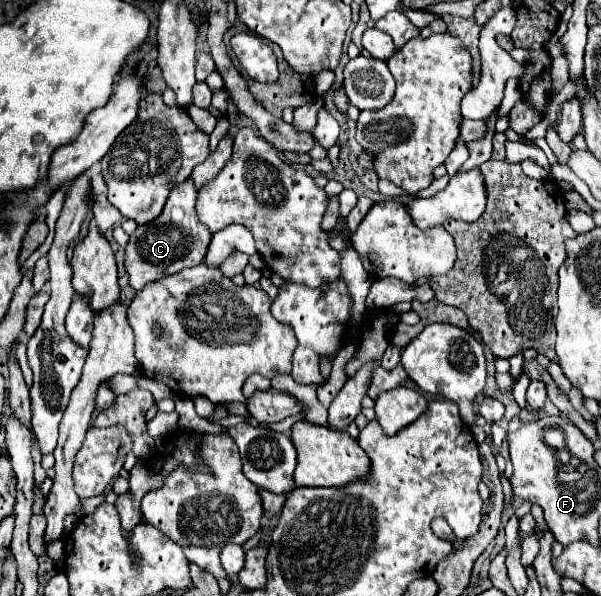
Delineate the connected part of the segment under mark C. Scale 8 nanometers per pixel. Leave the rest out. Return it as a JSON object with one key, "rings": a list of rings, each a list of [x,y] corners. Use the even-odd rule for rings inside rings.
{"rings":[[[187,179],[181,185],[175,185],[161,217],[157,217],[147,225],[139,225],[137,231],[131,235],[129,245],[125,249],[125,267],[133,289],[139,291],[151,281],[157,281],[169,273],[177,273],[179,269],[199,265],[203,261],[207,253],[207,245],[211,241],[211,233],[209,229],[205,229],[205,225],[199,223],[195,213],[195,201],[197,201],[197,191],[191,179]],[[171,227],[175,227],[179,233],[175,233]]]}

